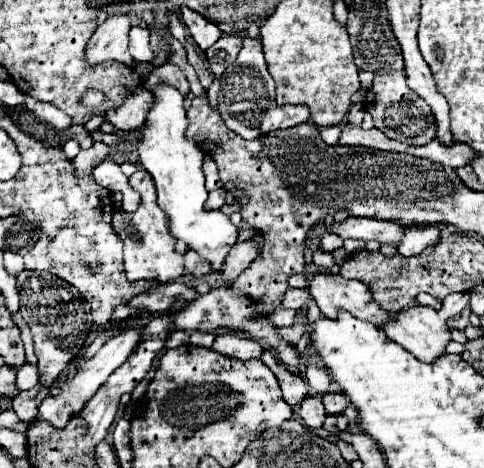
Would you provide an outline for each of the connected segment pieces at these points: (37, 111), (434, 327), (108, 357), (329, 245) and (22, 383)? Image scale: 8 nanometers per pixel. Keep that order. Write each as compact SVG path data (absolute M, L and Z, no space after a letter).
M28 97L28 99L26 99L26 107L28 107L28 111L32 111L36 117L40 117L40 119L44 119L46 123L54 125L56 129L68 131L68 129L74 125L74 121L72 121L70 117L66 117L66 113L62 113L62 111L60 111L58 107L54 107L54 105L48 105L48 103L42 103L42 101L38 101L38 99Z
M456 293L444 299L444 307L442 311L434 311L430 307L410 307L408 311L400 311L398 313L398 321L390 323L384 327L386 337L390 337L390 341L396 341L398 345L402 345L406 351L410 351L416 359L420 359L422 363L434 363L436 359L440 359L446 353L446 345L452 341L450 335L450 327L448 327L448 317L458 315L464 307L468 305L468 293Z
M126 329L124 333L112 337L110 341L106 341L102 345L102 349L90 357L74 375L74 379L70 383L62 383L60 385L60 393L56 397L48 395L40 405L38 405L38 421L46 421L50 423L54 429L64 429L68 425L68 421L78 415L84 405L94 397L94 393L106 383L106 379L110 377L110 373L114 369L118 369L118 365L122 365L122 361L126 361L126 357L130 355L130 349L134 349L134 345L138 345L138 329Z
M325 232L324 235L322 235L322 239L320 239L320 251L324 251L324 253L332 253L332 251L340 249L340 241L342 241L342 239L337 235Z
M24 363L20 369L18 369L18 381L16 381L16 385L18 385L18 389L20 391L24 391L24 389L32 389L36 383L38 383L38 369L36 369L36 365L32 365L32 363Z

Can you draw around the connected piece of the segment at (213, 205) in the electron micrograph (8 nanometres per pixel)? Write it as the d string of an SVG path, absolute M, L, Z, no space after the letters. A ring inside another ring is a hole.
M214 189L214 191L210 191L210 195L208 195L208 199L206 199L204 209L206 209L206 211L222 209L222 205L226 203L224 199L226 199L226 189Z

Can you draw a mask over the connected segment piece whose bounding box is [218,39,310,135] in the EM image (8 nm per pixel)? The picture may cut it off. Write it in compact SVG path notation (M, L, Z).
M244 39L244 45L240 49L240 55L236 59L236 65L232 73L226 73L220 77L220 115L224 123L260 123L258 131L260 135L266 135L276 129L288 129L300 123L308 121L308 109L302 105L284 105L278 107L274 101L274 79L268 73L264 53L262 53L262 43L260 39Z

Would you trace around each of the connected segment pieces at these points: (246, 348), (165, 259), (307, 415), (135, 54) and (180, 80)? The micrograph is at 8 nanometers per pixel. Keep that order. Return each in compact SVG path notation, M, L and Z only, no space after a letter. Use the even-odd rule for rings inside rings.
M222 335L216 337L212 349L232 359L240 359L240 361L260 359L260 355L264 353L264 347L256 341L250 341L244 337L222 337Z
M138 169L130 177L130 186L141 195L138 211L128 215L128 221L126 221L126 215L120 215L120 211L114 211L114 215L112 215L114 233L124 243L124 271L126 271L126 277L130 281L146 279L146 281L158 281L158 283L172 283L174 279L178 279L184 273L184 255L176 253L176 247L174 247L176 239L170 235L168 217L156 203L154 181L144 169ZM126 225L132 227L132 229L126 229ZM126 235L130 235L130 237L126 237Z
M306 397L306 401L302 401L300 405L300 417L306 427L320 429L326 421L326 411L320 397Z
M132 27L130 29L130 55L136 63L148 61L148 57L152 55L150 31L148 29L142 29L142 27Z
M168 63L168 65L160 67L160 69L155 69L150 74L150 77L148 77L148 81L143 84L143 87L150 91L150 89L153 89L154 85L158 83L174 85L182 95L188 95L188 91L190 91L188 79L186 79L184 73L180 71L180 67L174 65L174 63Z

